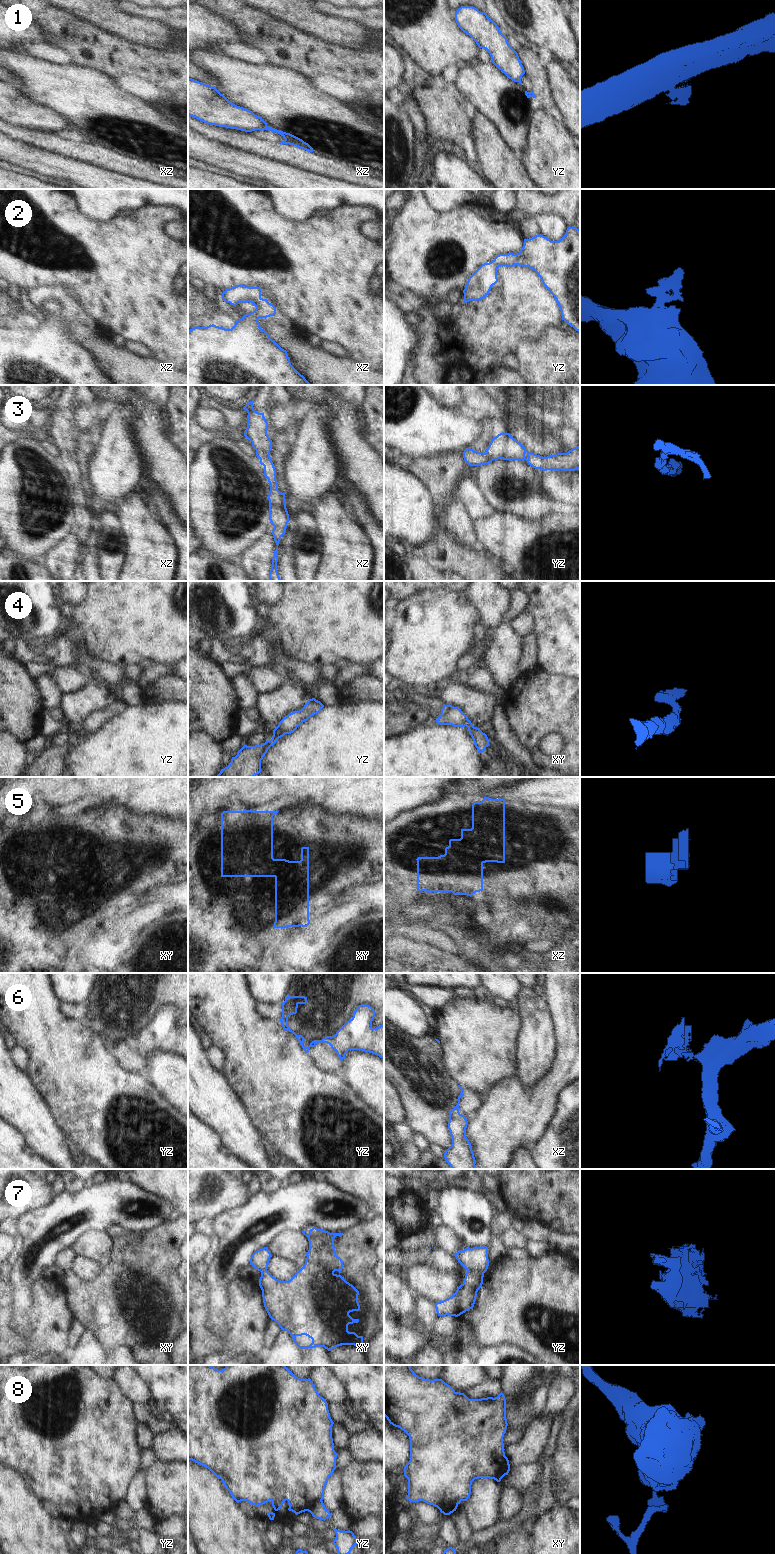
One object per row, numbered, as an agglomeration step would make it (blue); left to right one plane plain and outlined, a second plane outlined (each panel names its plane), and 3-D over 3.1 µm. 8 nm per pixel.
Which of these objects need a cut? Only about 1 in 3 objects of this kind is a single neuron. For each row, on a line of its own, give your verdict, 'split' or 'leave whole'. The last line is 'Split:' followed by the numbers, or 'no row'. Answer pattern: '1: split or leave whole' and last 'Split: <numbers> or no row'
1: split
2: leave whole
3: leave whole
4: split
5: split
6: split
7: split
8: split
Split: 1, 4, 5, 6, 7, 8

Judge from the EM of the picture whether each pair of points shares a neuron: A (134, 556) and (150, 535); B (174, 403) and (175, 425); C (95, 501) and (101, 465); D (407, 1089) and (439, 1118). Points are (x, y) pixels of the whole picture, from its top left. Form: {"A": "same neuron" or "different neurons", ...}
{"A": "same neuron", "B": "same neuron", "C": "same neuron", "D": "same neuron"}

